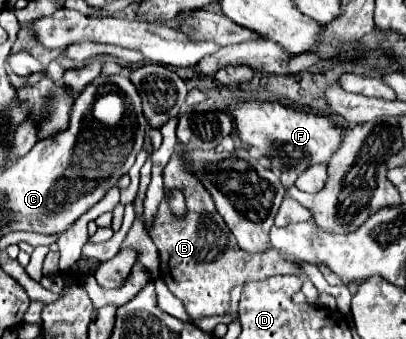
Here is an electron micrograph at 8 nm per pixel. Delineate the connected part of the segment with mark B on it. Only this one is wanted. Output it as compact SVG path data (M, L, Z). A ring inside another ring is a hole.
M185 148L175 150L163 170L163 180L165 192L169 192L171 188L179 188L185 194L187 216L175 218L167 202L163 200L149 234L161 254L161 278L167 288L183 302L191 320L207 316L225 316L231 304L229 292L237 284L267 280L275 274L295 274L297 278L305 278L305 272L295 260L283 258L273 248L263 254L247 254L235 244L235 236L231 236L225 220L217 212L211 194L207 192L207 188L203 188L201 180L185 168L187 158L183 154Z

